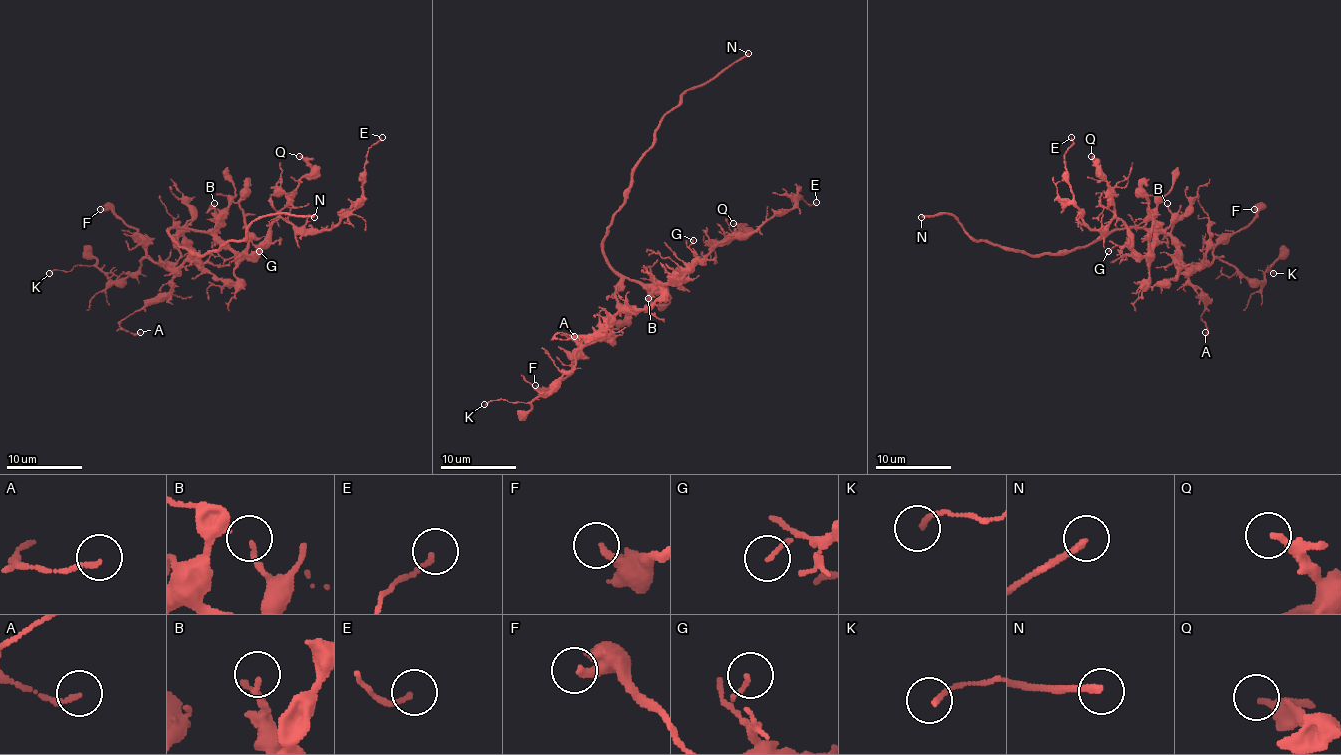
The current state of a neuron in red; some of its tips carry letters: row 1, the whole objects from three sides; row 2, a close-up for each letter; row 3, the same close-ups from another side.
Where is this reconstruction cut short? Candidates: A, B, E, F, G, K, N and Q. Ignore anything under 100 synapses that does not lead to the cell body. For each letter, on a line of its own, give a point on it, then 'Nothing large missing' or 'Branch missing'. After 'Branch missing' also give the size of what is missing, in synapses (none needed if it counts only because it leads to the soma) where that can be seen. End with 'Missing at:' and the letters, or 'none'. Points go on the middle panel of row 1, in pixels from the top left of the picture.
A: Place: (574, 336). Nothing large missing
B: Place: (648, 298). Nothing large missing
E: Place: (816, 202). Nothing large missing
F: Place: (535, 385). Nothing large missing
G: Place: (693, 240). Nothing large missing
K: Place: (484, 404). Nothing large missing
N: Place: (748, 53). Branch missing
Q: Place: (733, 223). Nothing large missing
Missing at: N

